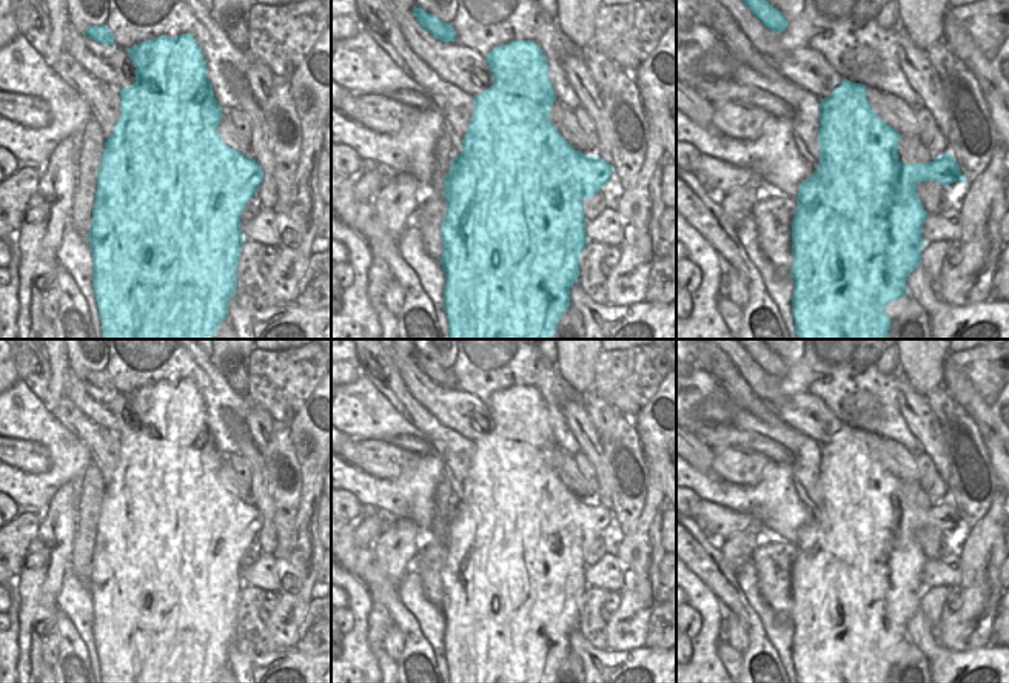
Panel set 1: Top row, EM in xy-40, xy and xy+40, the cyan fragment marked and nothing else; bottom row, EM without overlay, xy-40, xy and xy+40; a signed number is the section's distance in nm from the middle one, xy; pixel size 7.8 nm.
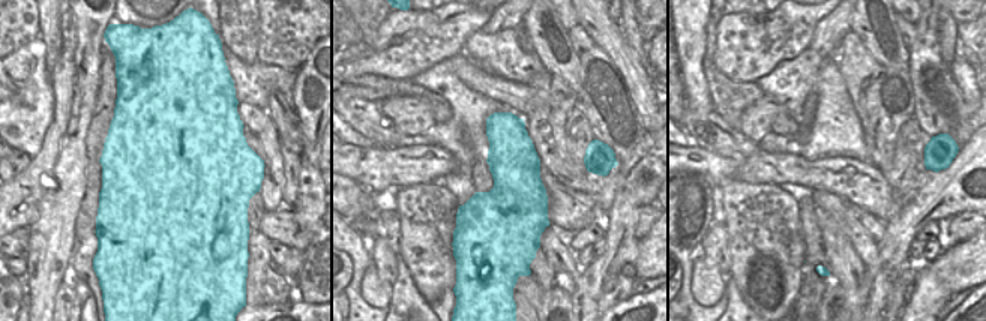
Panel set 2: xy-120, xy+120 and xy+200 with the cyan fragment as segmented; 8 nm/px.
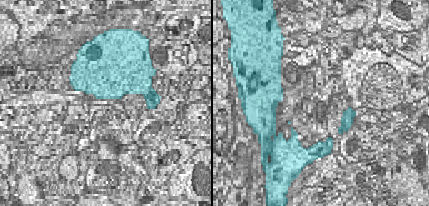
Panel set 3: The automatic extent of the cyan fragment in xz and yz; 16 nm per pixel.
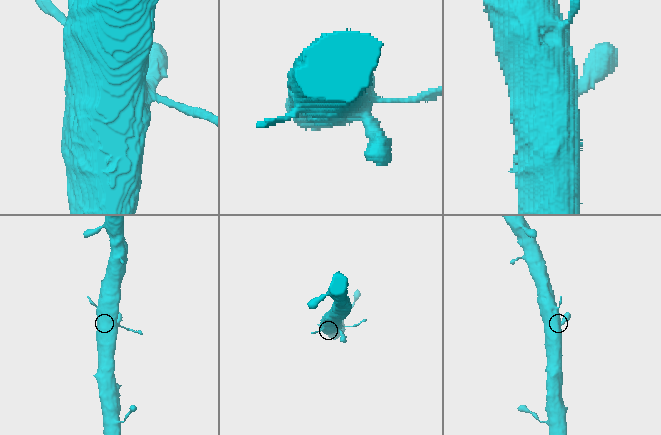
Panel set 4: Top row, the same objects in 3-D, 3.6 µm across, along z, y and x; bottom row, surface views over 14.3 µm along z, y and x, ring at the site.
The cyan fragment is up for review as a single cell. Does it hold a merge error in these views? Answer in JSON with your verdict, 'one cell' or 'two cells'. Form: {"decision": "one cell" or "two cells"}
{"decision": "one cell"}

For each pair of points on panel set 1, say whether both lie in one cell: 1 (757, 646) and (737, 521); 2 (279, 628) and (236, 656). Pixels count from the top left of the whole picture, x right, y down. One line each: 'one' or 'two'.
1: two
2: two

